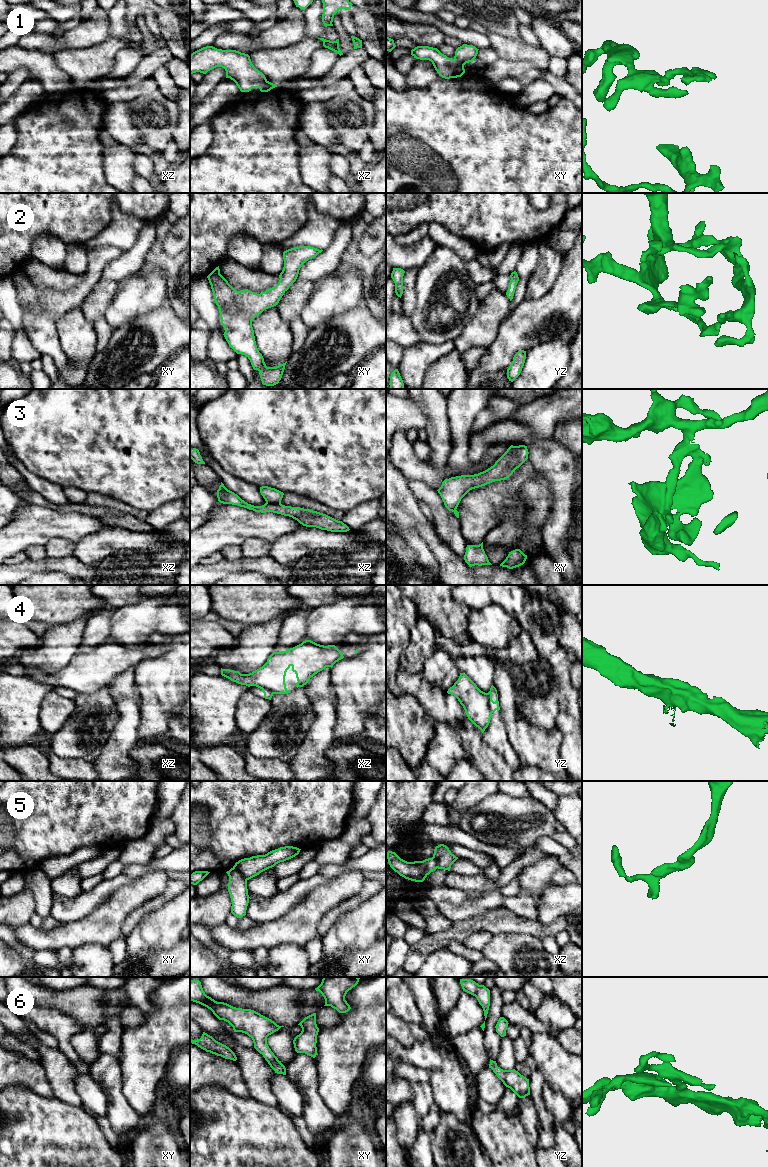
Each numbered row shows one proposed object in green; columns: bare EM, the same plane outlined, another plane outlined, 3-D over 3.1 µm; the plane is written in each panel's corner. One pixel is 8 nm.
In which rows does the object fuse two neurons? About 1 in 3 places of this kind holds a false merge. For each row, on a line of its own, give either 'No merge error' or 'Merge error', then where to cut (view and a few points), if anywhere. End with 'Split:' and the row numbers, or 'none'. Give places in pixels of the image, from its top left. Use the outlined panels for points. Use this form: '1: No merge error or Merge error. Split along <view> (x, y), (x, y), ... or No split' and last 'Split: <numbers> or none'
1: Merge error. Split along xy (454, 58), (463, 65)
2: No merge error. No split
3: No merge error. No split
4: Merge error. Split along yz (487, 693), (491, 713)
5: Merge error. Split along xy (233, 867), (246, 880)
6: No merge error. No split
Split: 1, 4, 5

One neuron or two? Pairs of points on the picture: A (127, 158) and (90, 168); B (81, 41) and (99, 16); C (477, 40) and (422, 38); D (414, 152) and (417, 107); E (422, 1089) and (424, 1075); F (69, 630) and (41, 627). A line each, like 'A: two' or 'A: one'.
A: two
B: one
C: two
D: one
E: two
F: two

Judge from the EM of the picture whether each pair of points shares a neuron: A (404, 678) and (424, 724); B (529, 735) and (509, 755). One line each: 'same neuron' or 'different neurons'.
A: different neurons
B: different neurons

